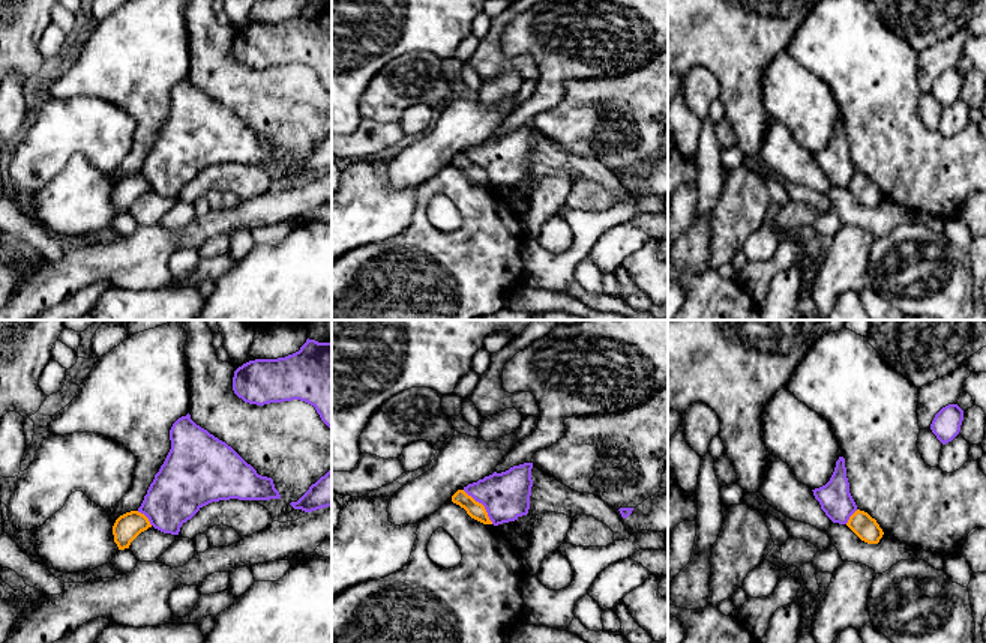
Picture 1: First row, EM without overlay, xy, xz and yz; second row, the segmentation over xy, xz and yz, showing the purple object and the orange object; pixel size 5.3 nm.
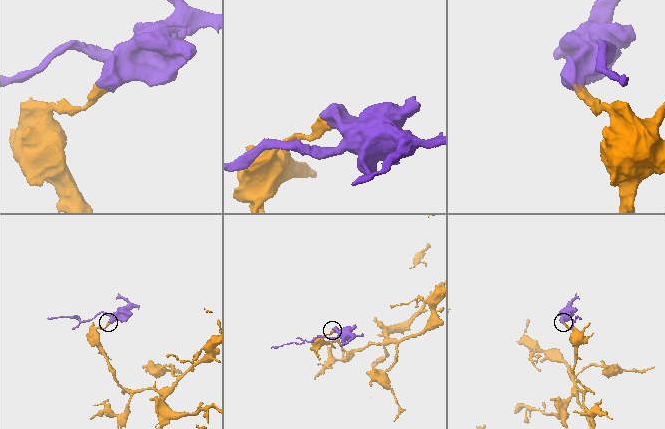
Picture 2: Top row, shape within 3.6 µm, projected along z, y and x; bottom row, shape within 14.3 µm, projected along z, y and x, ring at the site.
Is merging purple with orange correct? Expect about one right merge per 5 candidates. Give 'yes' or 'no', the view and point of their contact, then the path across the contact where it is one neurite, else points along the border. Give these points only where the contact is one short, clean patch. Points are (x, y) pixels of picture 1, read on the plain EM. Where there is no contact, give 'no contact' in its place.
no; meets purple in xz at (482, 167); border along xz (462, 153), (483, 170), (492, 187)

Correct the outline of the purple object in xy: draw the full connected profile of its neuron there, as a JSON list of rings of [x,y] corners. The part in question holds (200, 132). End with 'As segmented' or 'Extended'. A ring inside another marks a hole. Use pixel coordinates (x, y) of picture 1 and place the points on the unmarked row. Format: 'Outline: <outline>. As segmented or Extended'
Outline: [[[189,77],[173,87],[170,104],[171,113],[138,171],[155,192],[179,198],[182,188],[212,165],[281,162],[272,141],[258,138],[231,110],[197,89]]]. As segmented

